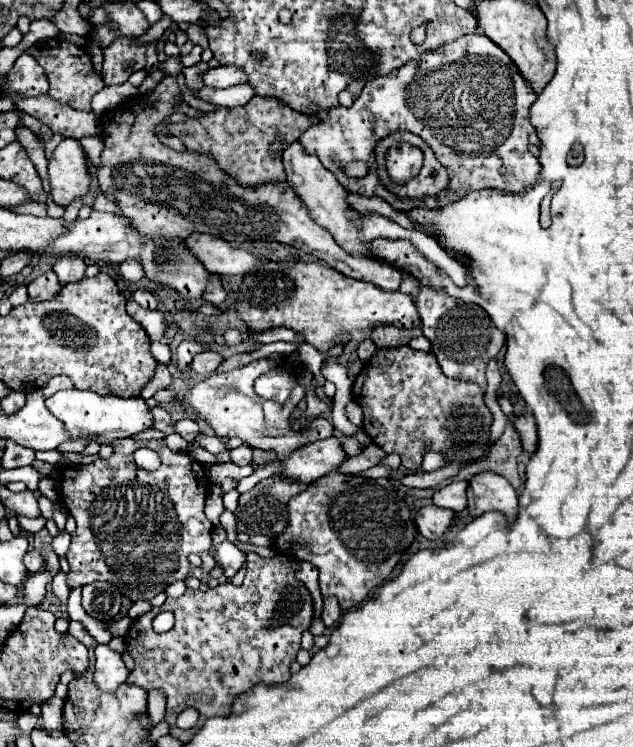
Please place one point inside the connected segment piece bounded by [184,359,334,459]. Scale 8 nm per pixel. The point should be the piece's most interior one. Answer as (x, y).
(227, 401)

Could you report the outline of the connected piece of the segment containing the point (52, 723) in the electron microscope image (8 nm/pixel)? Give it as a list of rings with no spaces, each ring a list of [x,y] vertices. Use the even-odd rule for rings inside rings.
[[[54,695],[42,705],[42,727],[48,731],[62,731],[64,727],[60,725],[60,713],[62,713],[64,701]]]

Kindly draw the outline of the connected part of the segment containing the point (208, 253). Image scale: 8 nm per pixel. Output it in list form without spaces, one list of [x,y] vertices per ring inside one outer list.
[[[192,233],[184,239],[184,247],[190,249],[190,253],[212,275],[246,275],[260,265],[256,255],[244,249],[234,249],[226,241],[220,241],[220,237],[212,235]]]

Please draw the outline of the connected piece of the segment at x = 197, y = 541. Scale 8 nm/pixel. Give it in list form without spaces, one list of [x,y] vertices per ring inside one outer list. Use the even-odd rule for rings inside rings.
[[[124,439],[114,445],[110,459],[96,459],[92,465],[80,469],[66,469],[60,483],[60,495],[66,509],[76,519],[76,531],[66,551],[66,559],[70,563],[68,587],[76,589],[94,581],[110,581],[134,603],[140,599],[150,601],[154,595],[166,591],[166,587],[176,579],[186,579],[190,575],[198,579],[208,577],[216,567],[216,561],[210,555],[214,525],[204,515],[208,483],[206,469],[190,457],[190,453],[174,453],[164,441]],[[140,447],[158,451],[162,465],[156,471],[142,471],[136,467],[132,455]],[[190,553],[196,553],[202,559],[202,567],[190,565]]]

